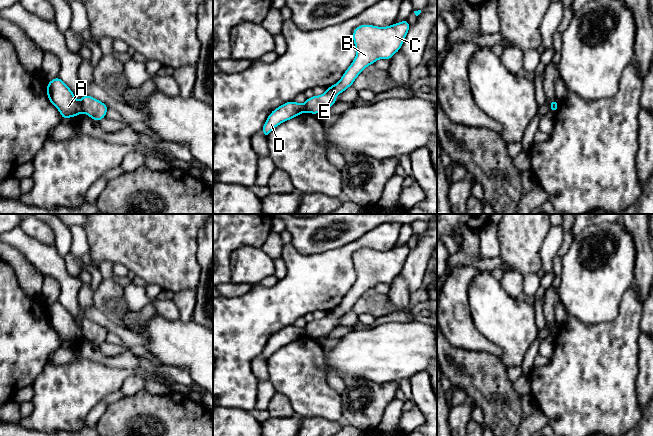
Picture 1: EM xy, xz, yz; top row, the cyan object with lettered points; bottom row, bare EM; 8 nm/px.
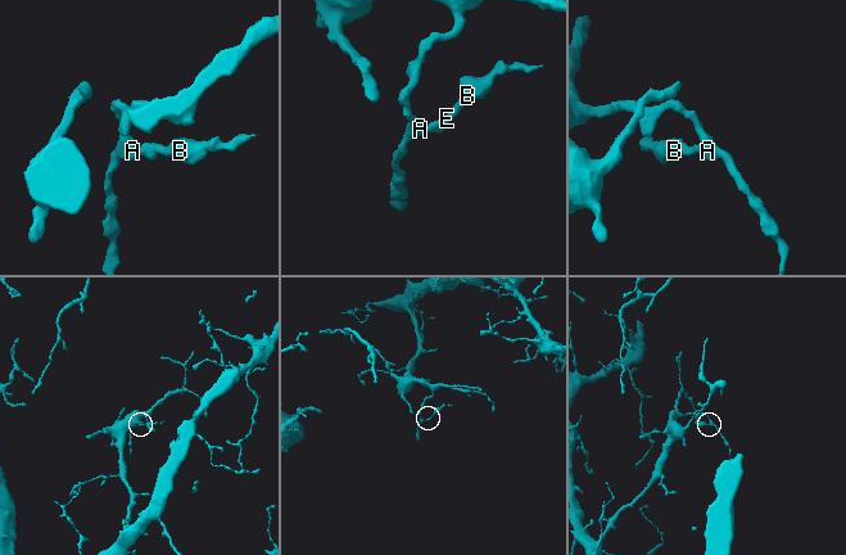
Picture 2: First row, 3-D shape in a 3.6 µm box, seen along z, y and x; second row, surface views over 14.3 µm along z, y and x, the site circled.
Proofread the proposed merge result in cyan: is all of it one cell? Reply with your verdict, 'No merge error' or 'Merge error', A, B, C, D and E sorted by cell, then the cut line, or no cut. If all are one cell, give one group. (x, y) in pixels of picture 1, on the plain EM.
Merge error. Groups: A D / B C E. Split along xy (78, 326), (81, 335)

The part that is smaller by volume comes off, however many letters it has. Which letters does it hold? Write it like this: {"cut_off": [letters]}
{"cut_off": ["B", "C", "E"]}

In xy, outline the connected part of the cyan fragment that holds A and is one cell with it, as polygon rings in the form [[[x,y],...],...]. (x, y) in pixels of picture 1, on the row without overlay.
[[[59,301],[47,307],[47,319],[50,326],[60,335],[62,344],[81,337],[74,317]]]

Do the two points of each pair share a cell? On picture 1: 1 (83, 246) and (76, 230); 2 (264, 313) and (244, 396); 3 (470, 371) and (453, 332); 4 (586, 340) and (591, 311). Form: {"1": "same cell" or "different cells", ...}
{"1": "same cell", "2": "same cell", "3": "different cells", "4": "different cells"}

